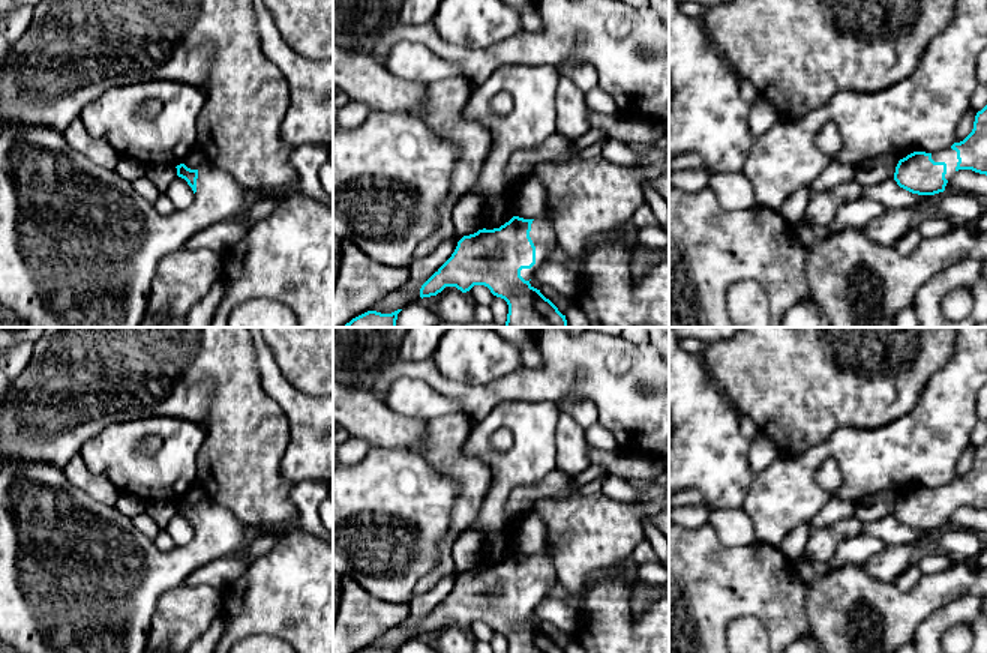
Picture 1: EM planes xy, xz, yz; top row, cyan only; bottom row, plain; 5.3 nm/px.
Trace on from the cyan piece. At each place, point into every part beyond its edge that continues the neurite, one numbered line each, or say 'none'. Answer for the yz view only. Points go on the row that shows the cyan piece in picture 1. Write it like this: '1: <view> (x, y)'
1: yz (948, 156)

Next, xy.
1: xy (78, 245)

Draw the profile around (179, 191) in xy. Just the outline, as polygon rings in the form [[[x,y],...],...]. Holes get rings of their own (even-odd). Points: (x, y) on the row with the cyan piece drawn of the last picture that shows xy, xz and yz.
[[[177,177],[165,192],[177,210],[186,209],[195,198],[192,188],[182,177]]]

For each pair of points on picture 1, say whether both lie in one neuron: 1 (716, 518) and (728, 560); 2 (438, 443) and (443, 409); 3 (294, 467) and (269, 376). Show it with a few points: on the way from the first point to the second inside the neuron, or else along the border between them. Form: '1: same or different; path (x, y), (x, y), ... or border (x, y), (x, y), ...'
1: different; border (708, 523), (725, 545), (749, 545), (755, 542)
2: different; border (464, 412), (438, 416), (428, 422)
3: same; path (300, 445), (300, 409), (290, 398)

